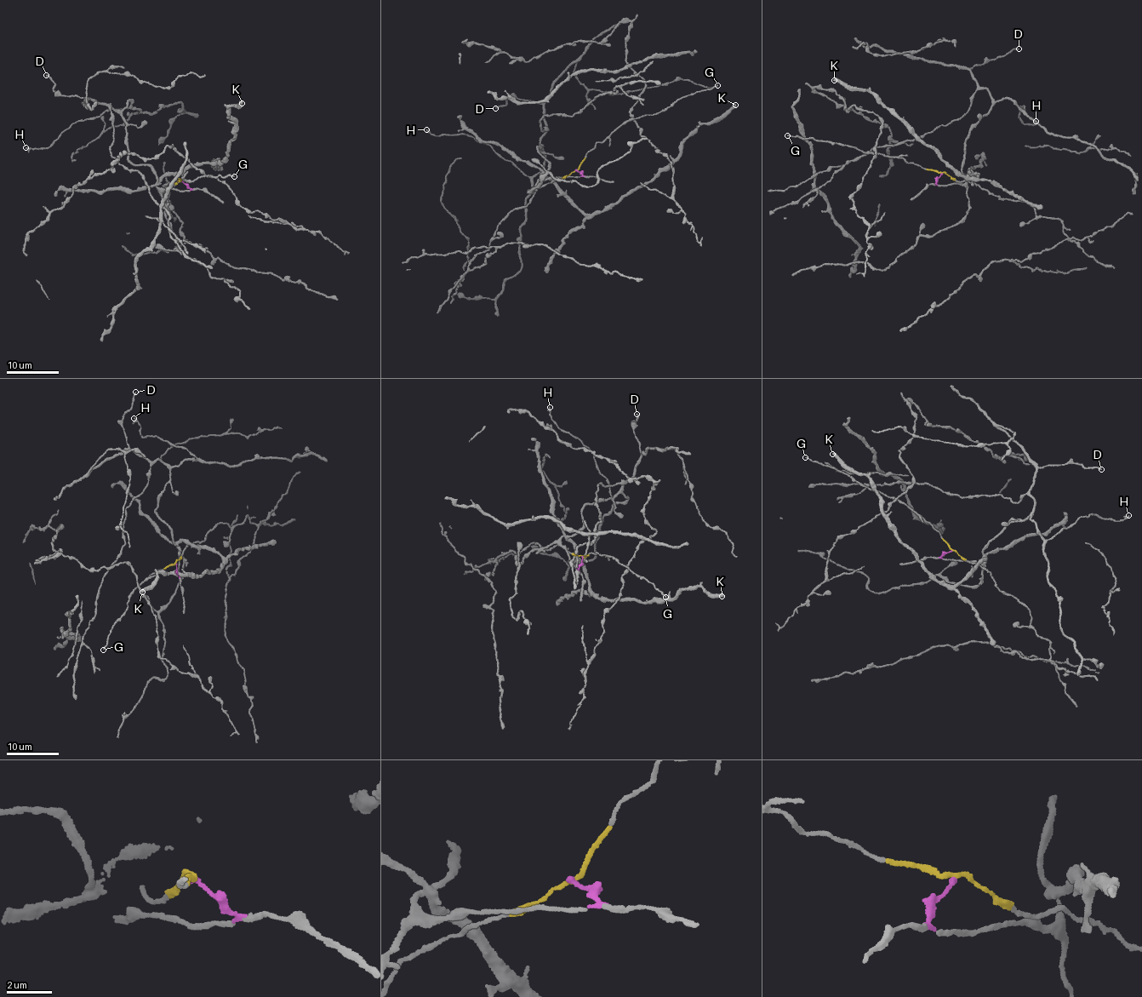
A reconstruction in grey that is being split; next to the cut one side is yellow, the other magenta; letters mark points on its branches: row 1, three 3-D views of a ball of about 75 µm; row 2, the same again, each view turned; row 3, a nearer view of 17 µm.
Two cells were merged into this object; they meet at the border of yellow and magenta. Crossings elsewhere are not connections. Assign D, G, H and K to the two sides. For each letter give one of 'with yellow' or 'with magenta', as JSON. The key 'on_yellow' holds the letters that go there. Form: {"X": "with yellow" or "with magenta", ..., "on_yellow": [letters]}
{"D": "with magenta", "G": "with yellow", "H": "with magenta", "K": "with magenta", "on_yellow": ["G"]}

